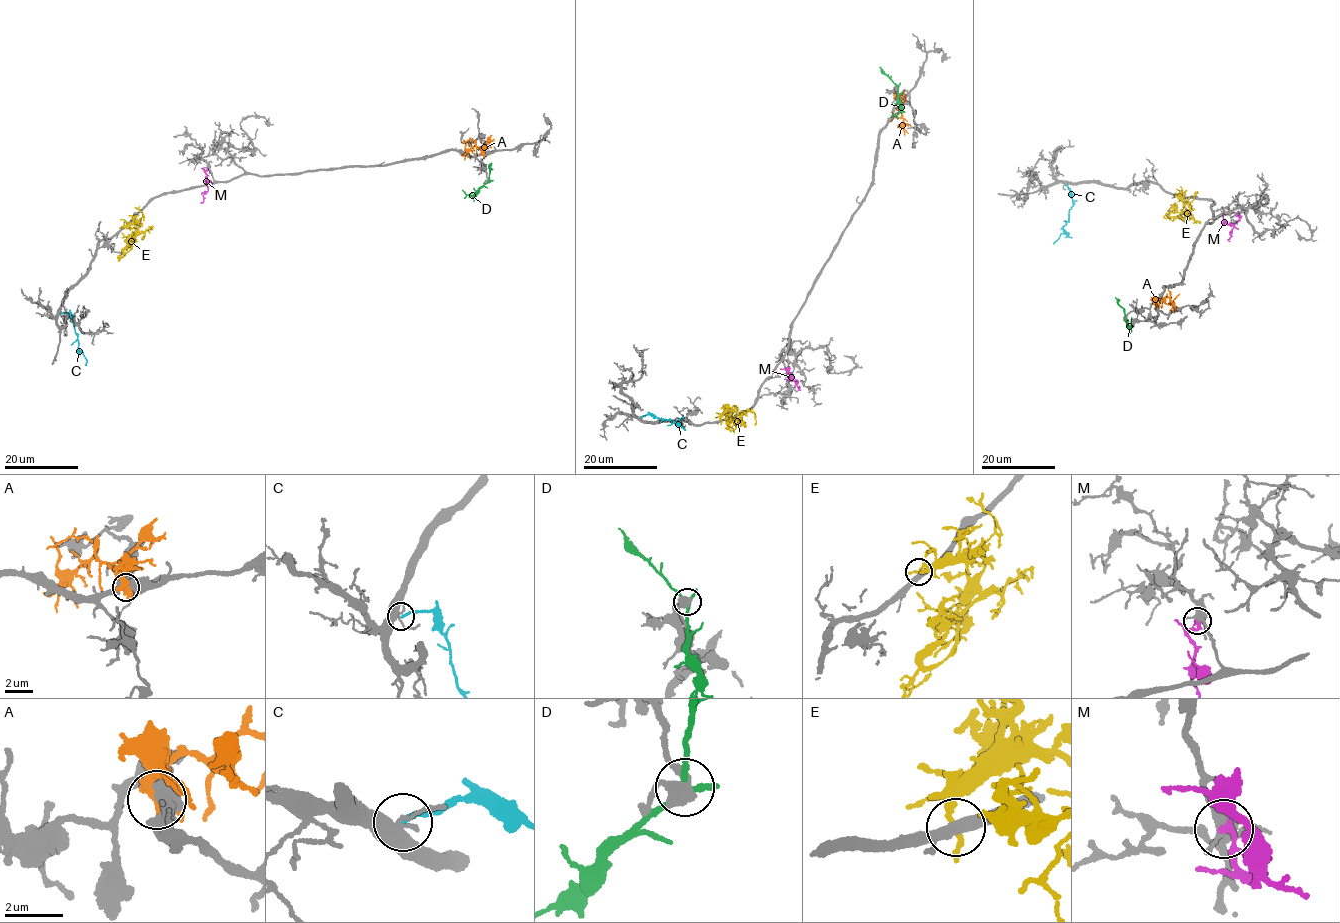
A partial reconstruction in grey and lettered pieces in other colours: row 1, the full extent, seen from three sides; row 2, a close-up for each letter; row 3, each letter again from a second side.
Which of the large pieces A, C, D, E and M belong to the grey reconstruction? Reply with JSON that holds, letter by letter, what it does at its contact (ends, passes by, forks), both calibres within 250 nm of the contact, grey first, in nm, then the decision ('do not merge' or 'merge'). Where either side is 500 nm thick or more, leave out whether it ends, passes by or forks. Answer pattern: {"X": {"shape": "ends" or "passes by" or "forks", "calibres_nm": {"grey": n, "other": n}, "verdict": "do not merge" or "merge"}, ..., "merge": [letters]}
{"A": {"calibres_nm": {"grey": 650, "other": 380}, "verdict": "do not merge"}, "C": {"shape": "ends", "calibres_nm": {"grey": 360, "other": 180}, "verdict": "do not merge"}, "D": {"shape": "passes by", "calibres_nm": {"grey": 400, "other": 200}, "verdict": "do not merge"}, "E": {"shape": "ends", "calibres_nm": {"grey": 400, "other": 240}, "verdict": "do not merge"}, "M": {"shape": "passes by", "calibres_nm": {"grey": 400, "other": 160}, "verdict": "do not merge"}, "merge": []}

